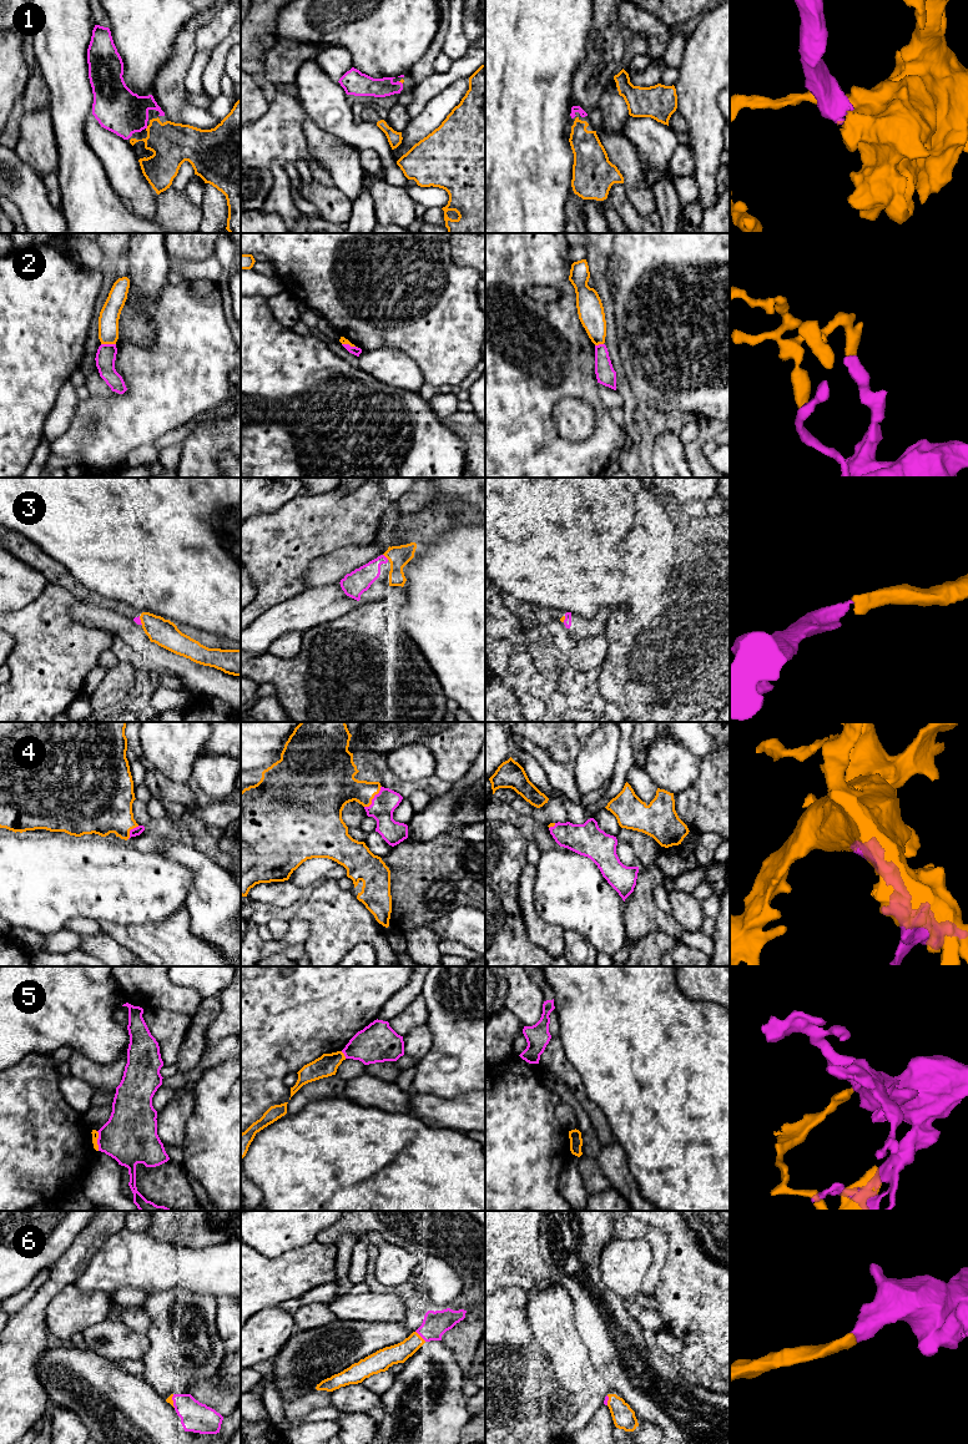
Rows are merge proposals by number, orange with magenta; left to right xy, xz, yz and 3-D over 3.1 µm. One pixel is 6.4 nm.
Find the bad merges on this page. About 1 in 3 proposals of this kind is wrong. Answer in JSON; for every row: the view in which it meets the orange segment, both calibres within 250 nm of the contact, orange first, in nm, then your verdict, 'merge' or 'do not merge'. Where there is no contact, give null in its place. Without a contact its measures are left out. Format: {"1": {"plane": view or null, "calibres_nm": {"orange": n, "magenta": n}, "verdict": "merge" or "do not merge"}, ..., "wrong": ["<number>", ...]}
{"1": {"plane": "xy", "calibres_nm": {"orange": 280, "magenta": 300}, "verdict": "merge"}, "2": {"plane": "xy", "calibres_nm": {"orange": 130, "magenta": 130}, "verdict": "do not merge"}, "3": {"plane": "xz", "calibres_nm": {"orange": 140, "magenta": 150}, "verdict": "merge"}, "4": {"plane": "xz", "calibres_nm": {"orange": 260, "magenta": 160}, "verdict": "merge"}, "5": {"plane": "xy", "calibres_nm": {"orange": 50, "magenta": 360}, "verdict": "do not merge"}, "6": {"plane": "xz", "calibres_nm": {"orange": 130, "magenta": 160}, "verdict": "merge"}, "wrong": ["2", "5"]}

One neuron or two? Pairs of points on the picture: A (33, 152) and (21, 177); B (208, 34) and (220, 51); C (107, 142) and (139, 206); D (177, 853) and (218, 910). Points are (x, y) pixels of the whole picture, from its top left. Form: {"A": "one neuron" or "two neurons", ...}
{"A": "two neurons", "B": "two neurons", "C": "one neuron", "D": "one neuron"}

